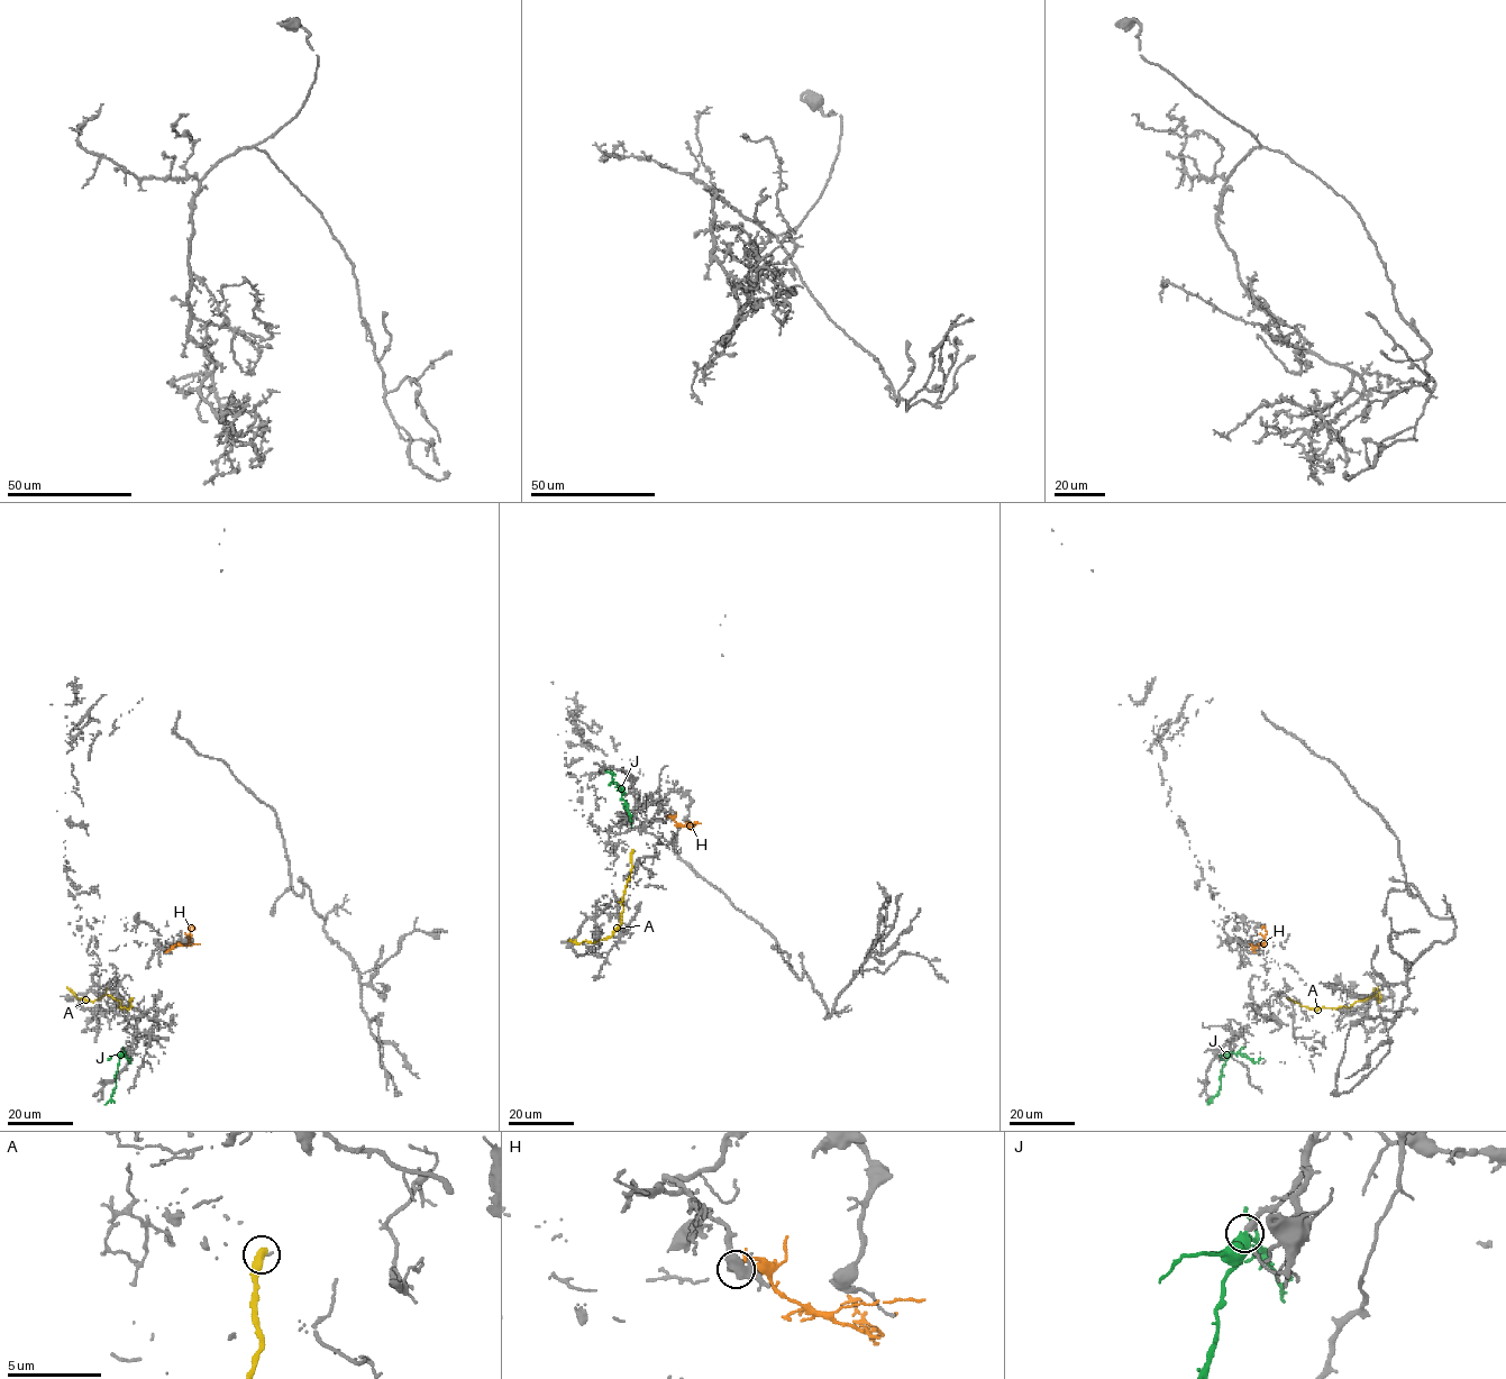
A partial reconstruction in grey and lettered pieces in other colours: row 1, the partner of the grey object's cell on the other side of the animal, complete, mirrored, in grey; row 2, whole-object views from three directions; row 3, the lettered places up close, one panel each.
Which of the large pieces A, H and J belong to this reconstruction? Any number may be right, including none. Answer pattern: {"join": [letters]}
{"join": ["J"]}

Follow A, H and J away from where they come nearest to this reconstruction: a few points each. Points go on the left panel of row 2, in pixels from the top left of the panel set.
A: (131, 998), (131, 1005), (122, 1008), (120, 1002), (110, 996), (87, 1001), (78, 998), (67, 987)
H: (166, 951), (173, 946), (188, 943), (191, 935), (189, 928), (194, 929)
J: (122, 1051), (115, 1090), (105, 1105)

